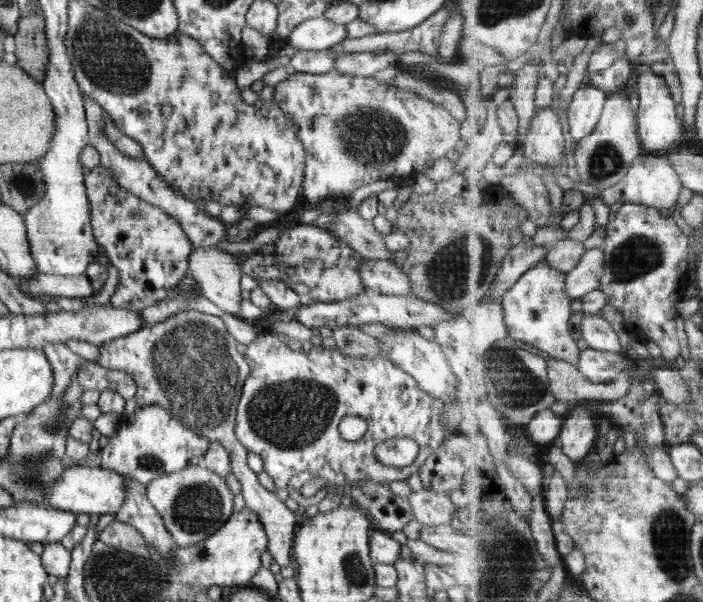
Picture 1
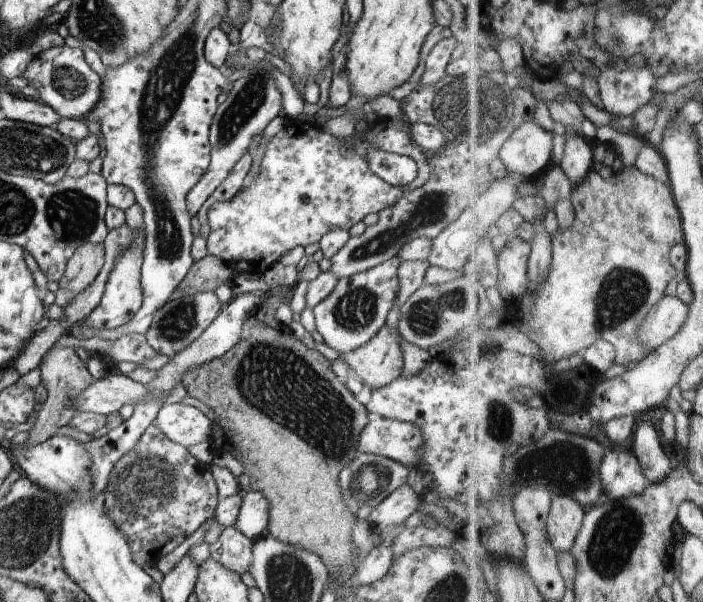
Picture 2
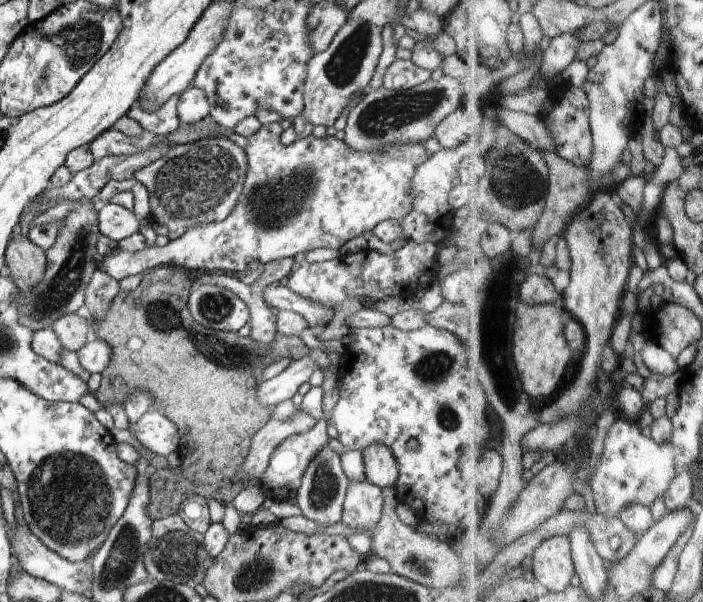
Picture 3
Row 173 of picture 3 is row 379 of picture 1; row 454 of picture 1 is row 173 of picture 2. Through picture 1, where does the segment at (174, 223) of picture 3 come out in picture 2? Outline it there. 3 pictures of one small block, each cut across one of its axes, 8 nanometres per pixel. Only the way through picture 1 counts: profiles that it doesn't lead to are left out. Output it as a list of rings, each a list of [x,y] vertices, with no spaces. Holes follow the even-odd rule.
[[[248,150],[242,154],[242,157],[234,167],[230,170],[230,174],[224,178],[222,184],[214,190],[214,193],[202,204],[202,210],[206,214],[206,210],[210,209],[212,204],[221,202],[221,201],[230,201],[242,188],[244,179],[249,173],[250,168],[253,163],[253,158],[250,156]]]

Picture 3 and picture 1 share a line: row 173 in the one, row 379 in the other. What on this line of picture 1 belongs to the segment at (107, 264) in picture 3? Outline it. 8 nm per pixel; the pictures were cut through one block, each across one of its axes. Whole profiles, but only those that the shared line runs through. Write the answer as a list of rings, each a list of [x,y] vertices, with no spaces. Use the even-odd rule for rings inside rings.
[[[264,331],[259,338],[256,338],[252,344],[248,345],[248,350],[243,358],[250,368],[250,373],[243,385],[240,400],[238,400],[236,407],[237,415],[235,420],[235,436],[249,452],[256,453],[262,457],[263,470],[272,477],[272,480],[278,489],[287,488],[288,480],[290,480],[293,475],[303,473],[304,471],[312,472],[313,474],[313,478],[310,479],[310,482],[306,482],[306,484],[302,486],[302,494],[304,494],[304,497],[311,497],[318,492],[325,492],[331,488],[345,491],[359,482],[366,484],[370,481],[392,482],[393,480],[407,480],[411,474],[419,472],[420,466],[422,466],[422,464],[428,459],[428,456],[431,456],[431,454],[434,453],[434,450],[439,448],[439,445],[443,440],[450,436],[448,430],[446,430],[446,428],[444,428],[444,424],[442,424],[442,409],[444,409],[445,400],[433,397],[432,395],[424,392],[424,390],[421,390],[421,387],[416,383],[416,380],[414,380],[412,376],[409,376],[404,372],[404,370],[401,370],[398,366],[395,366],[391,360],[386,358],[370,360],[344,357],[336,347],[330,350],[323,348],[322,345],[318,347],[313,346],[312,349],[306,353],[304,353],[303,350],[294,352],[294,350],[291,350],[287,344],[280,342],[279,338],[272,331]],[[346,414],[348,414],[348,416],[362,416],[364,420],[366,420],[366,424],[368,424],[367,431],[364,433],[364,436],[355,440],[355,442],[344,439],[344,437],[340,435],[340,429],[338,429],[338,424],[340,424],[342,416],[346,416]],[[394,437],[410,437],[414,440],[414,443],[417,444],[419,454],[412,465],[396,467],[384,465],[375,460],[375,448],[377,445],[384,441],[393,439]]]

